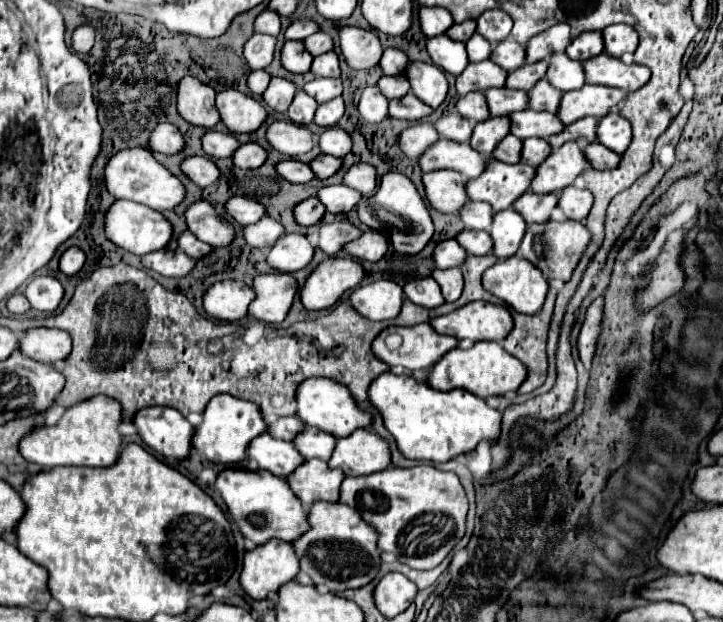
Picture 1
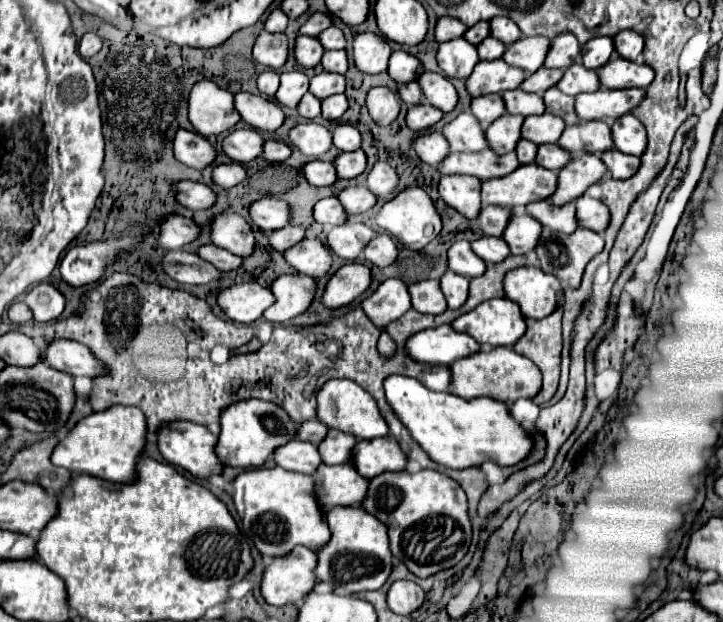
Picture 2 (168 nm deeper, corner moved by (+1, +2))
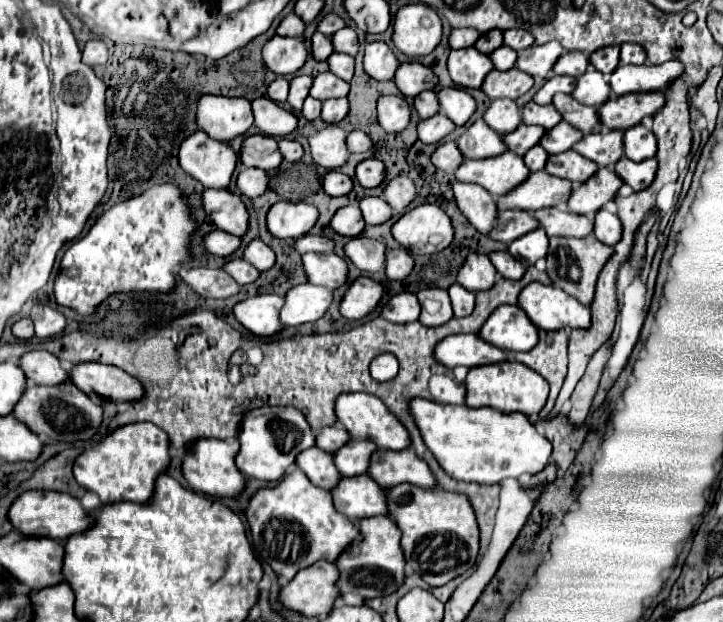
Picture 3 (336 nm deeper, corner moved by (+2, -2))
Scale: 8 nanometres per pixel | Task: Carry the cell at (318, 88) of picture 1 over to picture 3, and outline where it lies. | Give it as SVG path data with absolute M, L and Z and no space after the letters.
M323 72L313 80L311 96L317 100L329 100L329 98L343 98L349 92L349 84L341 78L337 78L333 72Z

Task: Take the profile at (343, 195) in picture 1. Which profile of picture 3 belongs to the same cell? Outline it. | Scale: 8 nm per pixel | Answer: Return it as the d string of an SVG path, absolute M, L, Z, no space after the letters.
M367 196L367 198L359 200L359 208L361 208L363 220L367 224L383 224L385 220L391 218L389 204L385 204L385 200L381 200L377 196Z

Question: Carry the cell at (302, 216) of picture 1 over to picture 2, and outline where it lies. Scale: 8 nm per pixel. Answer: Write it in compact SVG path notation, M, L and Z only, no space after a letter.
M324 198L314 206L314 218L316 222L324 224L324 226L338 226L338 224L346 224L348 214L346 210L342 210L342 204L338 204L338 198Z

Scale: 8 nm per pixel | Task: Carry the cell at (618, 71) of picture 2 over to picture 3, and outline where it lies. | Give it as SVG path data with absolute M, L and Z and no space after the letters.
M671 60L661 66L617 66L615 72L609 76L611 92L617 96L629 92L653 92L663 90L669 80L677 78L683 72L681 62Z

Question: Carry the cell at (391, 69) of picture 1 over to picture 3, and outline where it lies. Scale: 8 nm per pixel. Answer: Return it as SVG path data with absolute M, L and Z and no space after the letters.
M403 62L395 72L395 84L403 92L403 96L413 98L423 90L429 90L437 84L437 76L431 68L419 62Z

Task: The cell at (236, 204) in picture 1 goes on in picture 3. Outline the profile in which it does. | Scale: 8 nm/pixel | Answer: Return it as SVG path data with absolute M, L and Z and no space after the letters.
M275 202L267 212L267 228L275 238L297 238L311 230L317 208L305 202Z

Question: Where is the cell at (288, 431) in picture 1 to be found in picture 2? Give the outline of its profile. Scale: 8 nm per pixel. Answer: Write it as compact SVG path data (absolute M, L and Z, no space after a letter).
M308 420L306 424L302 424L298 428L298 440L304 440L304 442L312 442L312 444L320 444L328 434L328 428L326 424L322 424L320 420Z

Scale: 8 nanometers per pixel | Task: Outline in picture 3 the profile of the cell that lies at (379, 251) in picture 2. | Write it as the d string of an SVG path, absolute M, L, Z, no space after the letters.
M405 248L387 250L383 272L389 280L403 280L411 272L411 268L413 268L413 256Z

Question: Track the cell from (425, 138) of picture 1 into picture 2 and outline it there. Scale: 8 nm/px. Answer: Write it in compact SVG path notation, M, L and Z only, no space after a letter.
M424 132L420 138L414 140L416 154L432 166L442 164L442 160L450 154L448 140L442 136L442 132Z

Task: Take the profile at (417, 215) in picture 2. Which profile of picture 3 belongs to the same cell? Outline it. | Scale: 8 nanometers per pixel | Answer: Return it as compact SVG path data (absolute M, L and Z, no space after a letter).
M421 204L407 210L391 228L393 238L413 254L433 254L453 240L449 216L435 204Z

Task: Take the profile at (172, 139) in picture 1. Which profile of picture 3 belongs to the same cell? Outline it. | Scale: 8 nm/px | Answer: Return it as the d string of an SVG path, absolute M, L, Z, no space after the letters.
M201 130L185 138L179 148L181 168L205 188L227 188L235 162L237 156L231 146L207 138Z

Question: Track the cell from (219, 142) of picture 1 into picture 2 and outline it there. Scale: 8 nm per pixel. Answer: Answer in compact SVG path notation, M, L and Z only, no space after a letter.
M234 130L226 140L224 140L224 152L234 160L248 164L262 154L262 142L264 138L256 130Z

